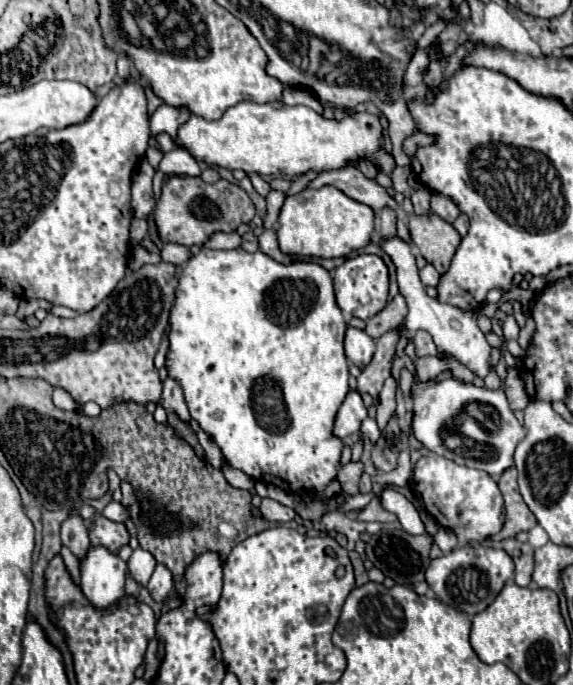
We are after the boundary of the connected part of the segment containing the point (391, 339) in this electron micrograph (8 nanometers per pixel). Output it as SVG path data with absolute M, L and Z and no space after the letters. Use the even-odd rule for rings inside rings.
M396 328L378 338L376 354L374 354L372 362L356 378L354 390L358 390L360 394L370 394L370 396L380 394L384 380L390 376L390 368L392 368L392 362L396 356L396 344L398 344L400 336L402 336L402 332Z

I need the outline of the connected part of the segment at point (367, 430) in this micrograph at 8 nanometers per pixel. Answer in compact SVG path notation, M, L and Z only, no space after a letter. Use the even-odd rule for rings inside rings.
M366 418L366 420L362 422L362 434L364 434L366 438L370 438L372 444L378 442L378 434L380 434L380 430L376 428L376 422L374 422L372 418Z

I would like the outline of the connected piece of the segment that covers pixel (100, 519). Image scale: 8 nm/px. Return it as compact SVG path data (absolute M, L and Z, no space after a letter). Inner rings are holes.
M96 516L90 528L90 544L92 546L106 546L112 554L118 554L122 546L126 546L130 534L124 524L116 524L104 516Z

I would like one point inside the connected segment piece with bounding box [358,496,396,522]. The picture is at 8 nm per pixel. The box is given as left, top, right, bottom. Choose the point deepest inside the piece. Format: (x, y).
(373, 511)

